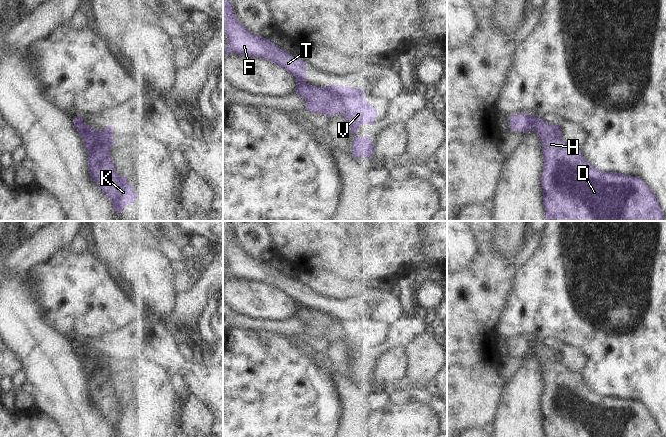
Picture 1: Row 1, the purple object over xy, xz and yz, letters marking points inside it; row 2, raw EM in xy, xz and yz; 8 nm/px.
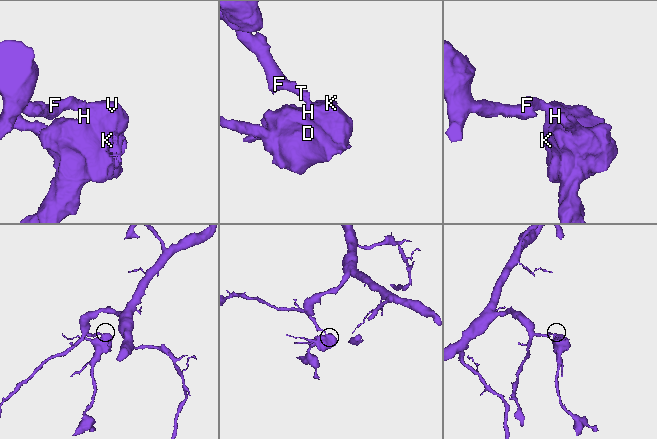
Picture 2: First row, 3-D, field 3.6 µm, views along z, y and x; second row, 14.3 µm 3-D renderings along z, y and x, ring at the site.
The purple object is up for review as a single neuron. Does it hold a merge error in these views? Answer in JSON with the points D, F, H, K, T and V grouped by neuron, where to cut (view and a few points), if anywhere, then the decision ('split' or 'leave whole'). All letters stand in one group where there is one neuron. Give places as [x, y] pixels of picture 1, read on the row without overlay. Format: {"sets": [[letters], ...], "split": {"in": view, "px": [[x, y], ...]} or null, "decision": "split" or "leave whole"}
{"sets": [["D", "H", "K", "V"], ["F", "T"]], "split": {"in": "yz", "px": [[535, 342], [532, 353]]}, "decision": "split"}

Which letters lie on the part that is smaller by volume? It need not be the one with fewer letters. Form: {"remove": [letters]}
{"remove": ["D", "H", "K", "V"]}

